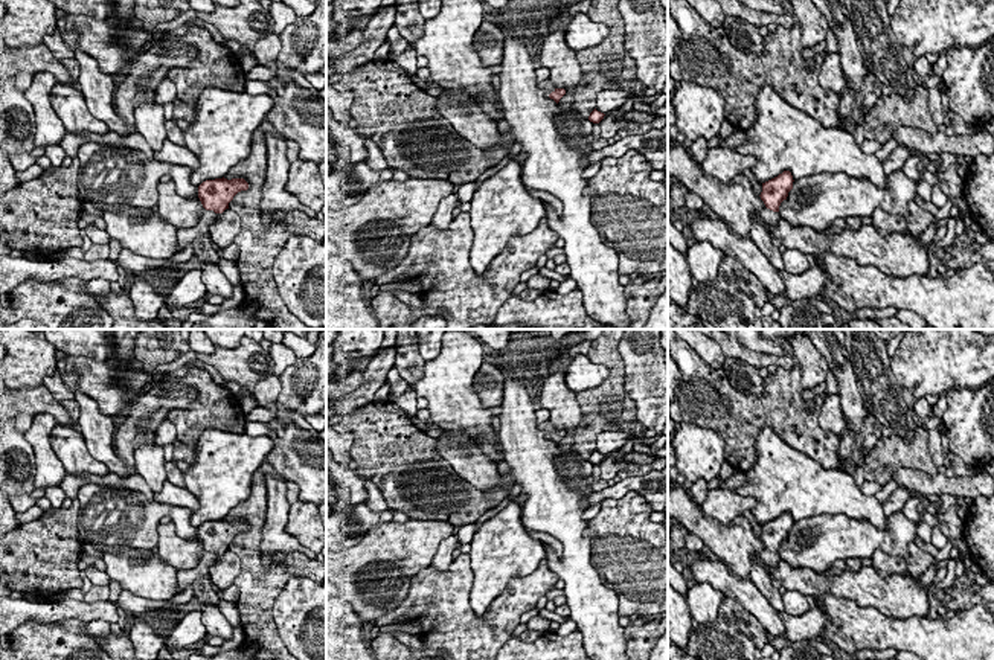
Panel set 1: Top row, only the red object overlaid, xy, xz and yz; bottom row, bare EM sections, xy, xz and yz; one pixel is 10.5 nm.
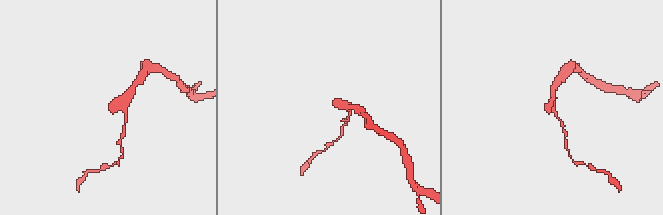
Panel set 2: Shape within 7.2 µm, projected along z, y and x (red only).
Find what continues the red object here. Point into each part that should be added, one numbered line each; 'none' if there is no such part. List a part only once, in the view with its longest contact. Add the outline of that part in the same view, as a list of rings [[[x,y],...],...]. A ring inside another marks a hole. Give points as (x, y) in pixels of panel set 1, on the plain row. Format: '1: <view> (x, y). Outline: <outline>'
1: xy (185, 578). Outline: [[[203,549],[198,564],[194,569],[186,569],[186,570],[177,570],[177,584],[180,590],[186,590],[189,585],[192,585],[197,579],[209,575],[209,567],[215,564],[218,555],[213,552],[206,552]]]

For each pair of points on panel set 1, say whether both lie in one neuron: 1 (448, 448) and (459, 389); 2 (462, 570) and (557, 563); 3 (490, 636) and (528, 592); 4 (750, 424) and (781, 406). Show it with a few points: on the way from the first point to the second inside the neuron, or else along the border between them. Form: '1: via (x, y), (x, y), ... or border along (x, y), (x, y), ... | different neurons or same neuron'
1: border along (445, 430), (450, 433) | different neurons
2: border along (546, 558), (546, 564), (560, 578) | different neurons
3: via (497, 625), (517, 602) | same neuron
4: via (758, 416), (766, 409), (773, 407) | same neuron

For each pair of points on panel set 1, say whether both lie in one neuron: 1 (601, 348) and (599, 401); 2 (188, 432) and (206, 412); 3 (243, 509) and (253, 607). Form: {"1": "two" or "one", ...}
{"1": "one", "2": "one", "3": "one"}

